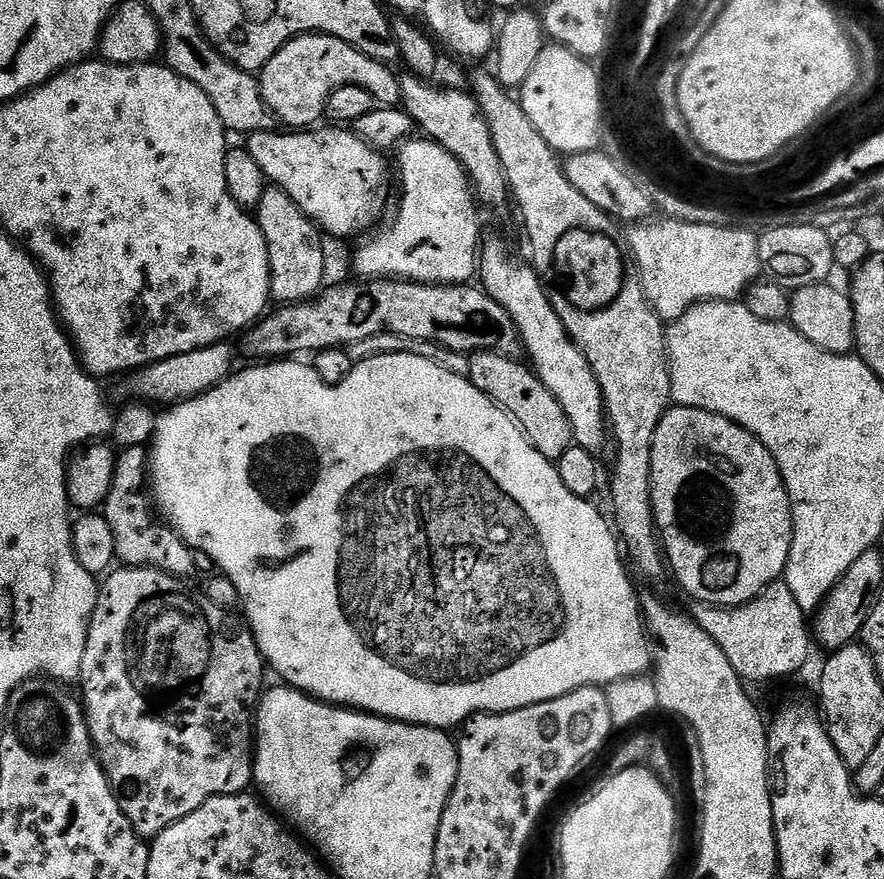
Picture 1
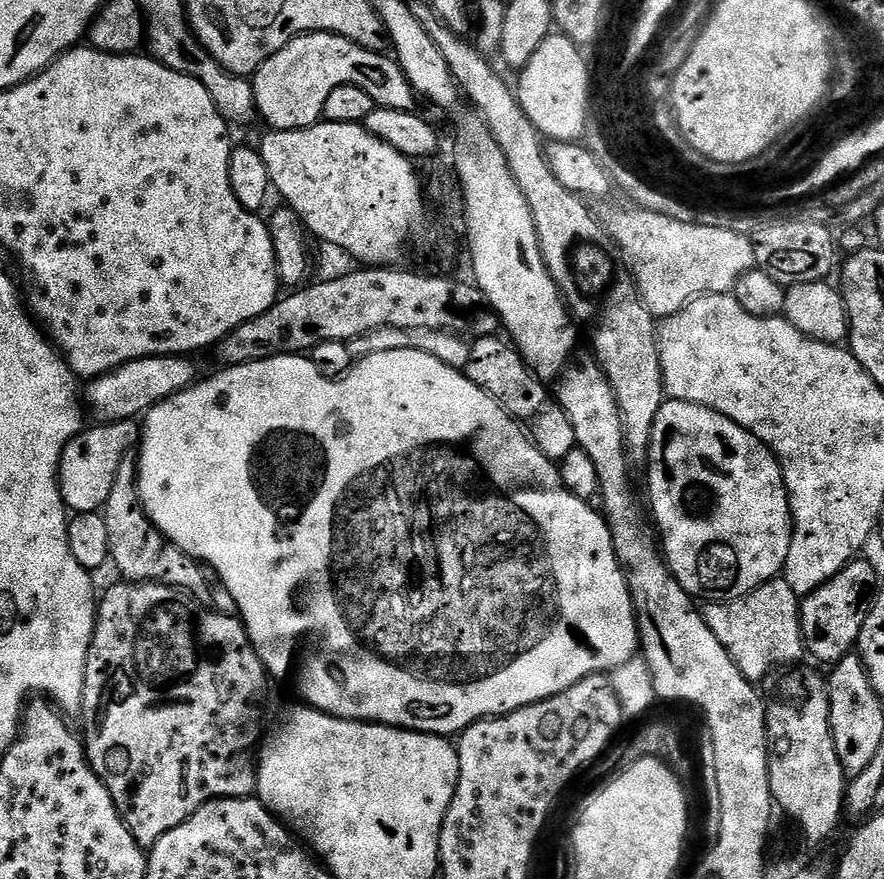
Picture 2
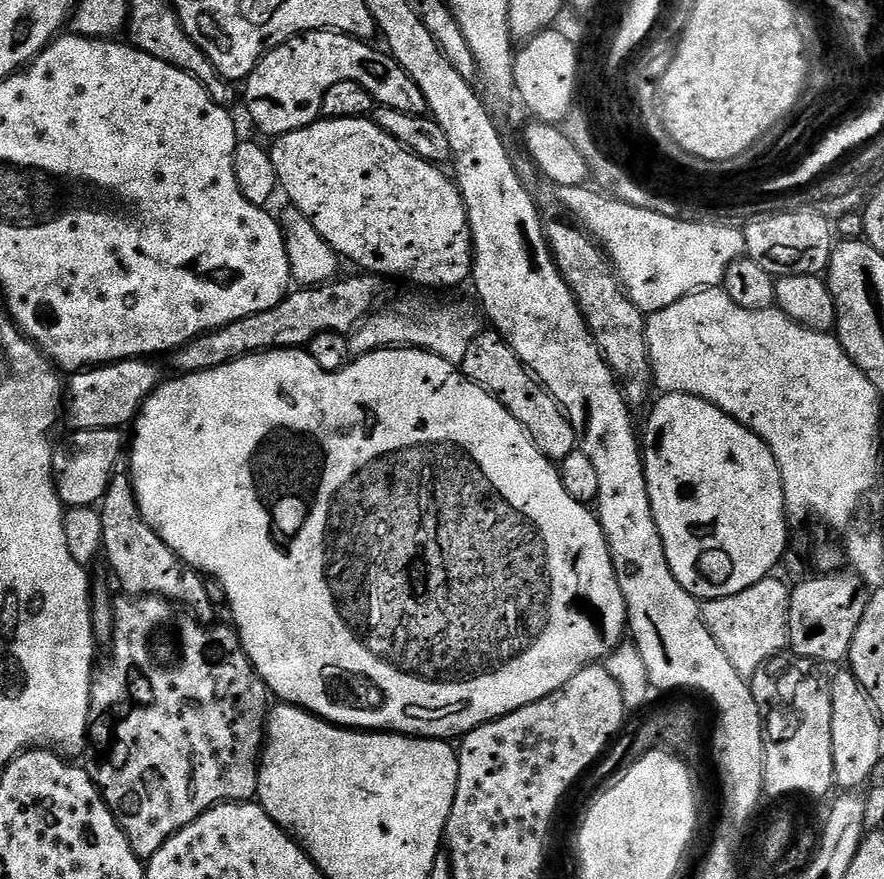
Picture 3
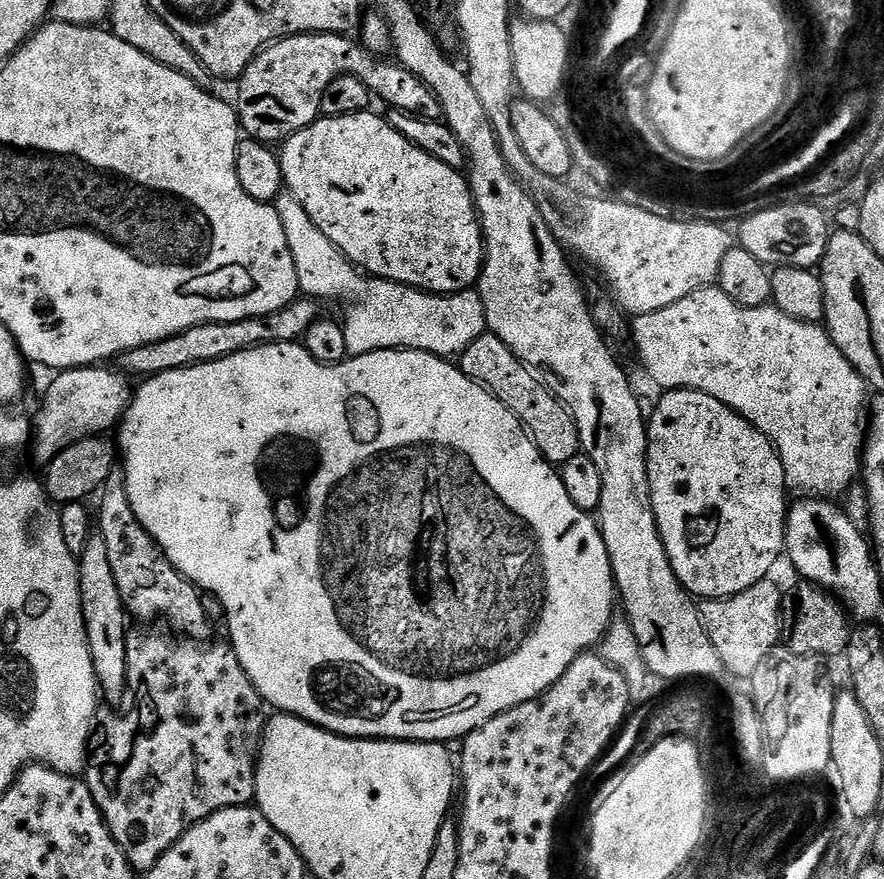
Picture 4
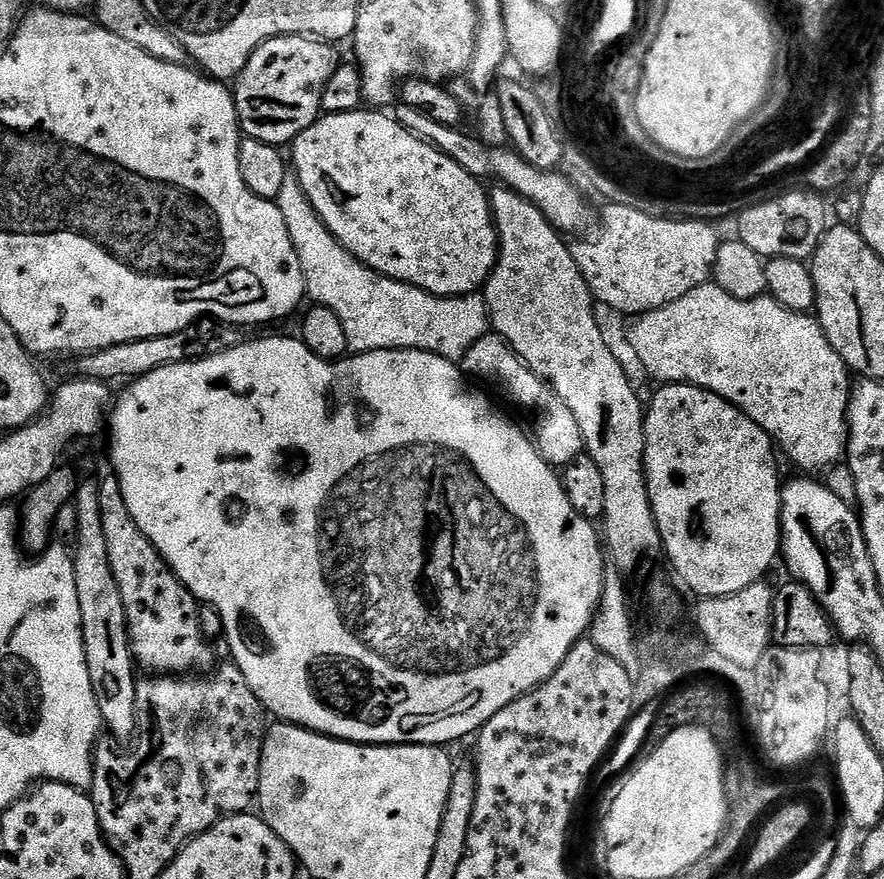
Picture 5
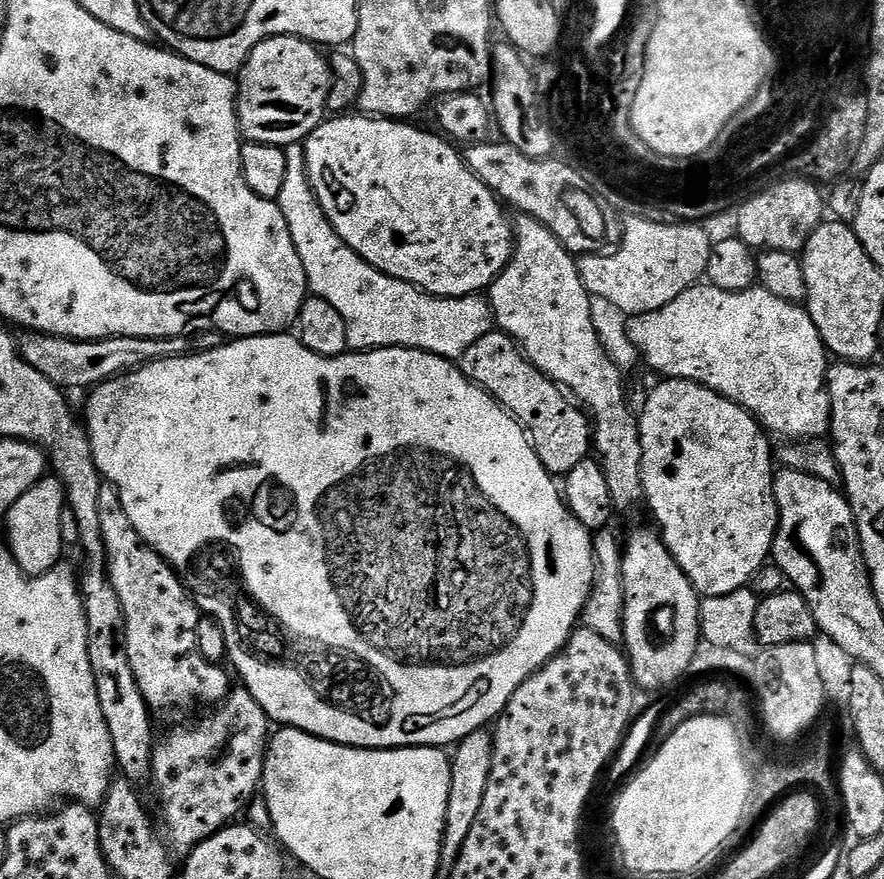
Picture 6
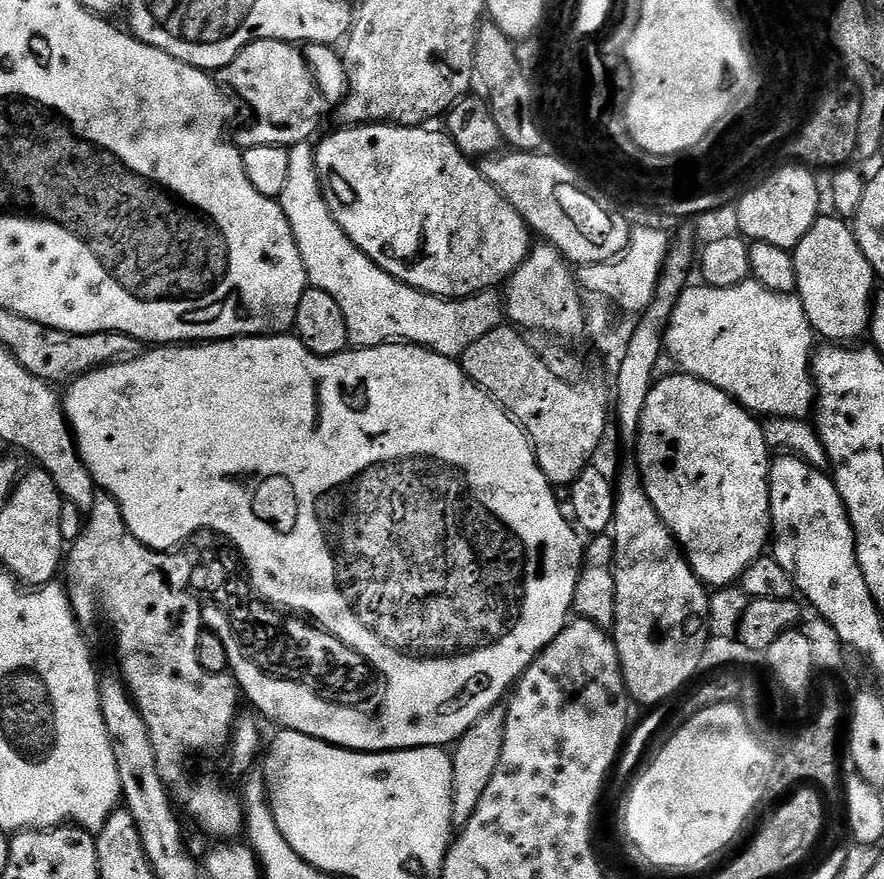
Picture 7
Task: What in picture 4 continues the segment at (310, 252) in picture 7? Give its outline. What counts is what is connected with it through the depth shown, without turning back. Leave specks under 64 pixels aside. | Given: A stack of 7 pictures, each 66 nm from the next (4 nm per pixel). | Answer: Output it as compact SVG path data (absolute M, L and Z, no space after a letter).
M281 194L275 200L274 207L278 218L282 218L282 230L286 230L286 243L290 245L290 254L294 254L294 270L298 270L300 292L311 293L308 291L311 290L312 284L336 284L337 294L348 303L348 313L342 316L342 323L349 357L399 348L410 352L429 352L451 361L453 358L459 358L466 350L466 346L478 342L478 338L482 338L488 332L486 310L479 291L437 294L424 292L420 288L411 288L408 284L396 284L392 280L369 278L352 261L345 258L342 250L338 250L338 246L334 246L334 242L330 242L330 238L326 238L326 234L322 234L318 226L314 226L314 222L310 222L310 214L302 210L302 202L298 202L298 198L291 194Z

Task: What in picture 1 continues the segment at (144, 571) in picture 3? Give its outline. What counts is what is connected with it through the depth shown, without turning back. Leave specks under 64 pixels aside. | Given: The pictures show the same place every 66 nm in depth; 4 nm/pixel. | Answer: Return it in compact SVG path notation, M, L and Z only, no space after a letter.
M145 445L123 449L117 455L114 482L103 502L102 515L106 522L110 522L116 558L121 565L129 568L160 568L181 578L192 578L195 574L197 553L175 528L161 519L150 495L150 452Z

